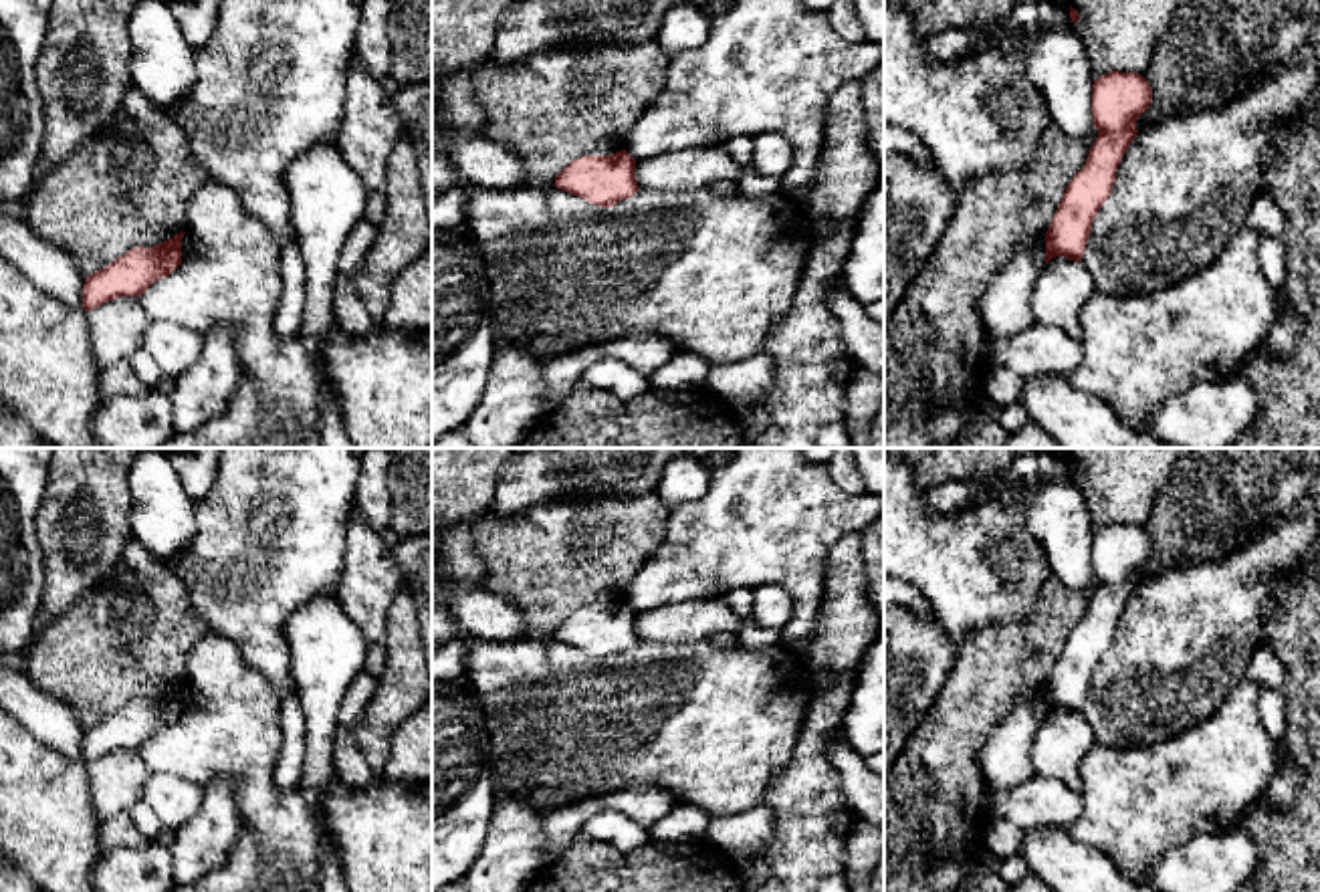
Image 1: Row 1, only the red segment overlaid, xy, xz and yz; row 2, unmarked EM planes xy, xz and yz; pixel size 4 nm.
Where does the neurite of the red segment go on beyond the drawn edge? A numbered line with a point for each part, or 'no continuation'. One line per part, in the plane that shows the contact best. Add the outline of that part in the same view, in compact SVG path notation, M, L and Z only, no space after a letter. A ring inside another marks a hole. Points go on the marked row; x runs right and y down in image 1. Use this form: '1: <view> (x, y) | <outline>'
no continuation

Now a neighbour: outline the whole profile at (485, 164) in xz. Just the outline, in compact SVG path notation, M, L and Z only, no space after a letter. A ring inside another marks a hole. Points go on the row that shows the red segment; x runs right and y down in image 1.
M432 127L432 139L442 143L462 184L482 190L511 192L525 186L525 170L515 149L478 135Z

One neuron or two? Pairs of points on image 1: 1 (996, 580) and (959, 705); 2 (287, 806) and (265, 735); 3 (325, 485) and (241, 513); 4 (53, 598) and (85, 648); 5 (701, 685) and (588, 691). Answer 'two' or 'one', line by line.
1: two
2: one
3: one
4: two
5: one

